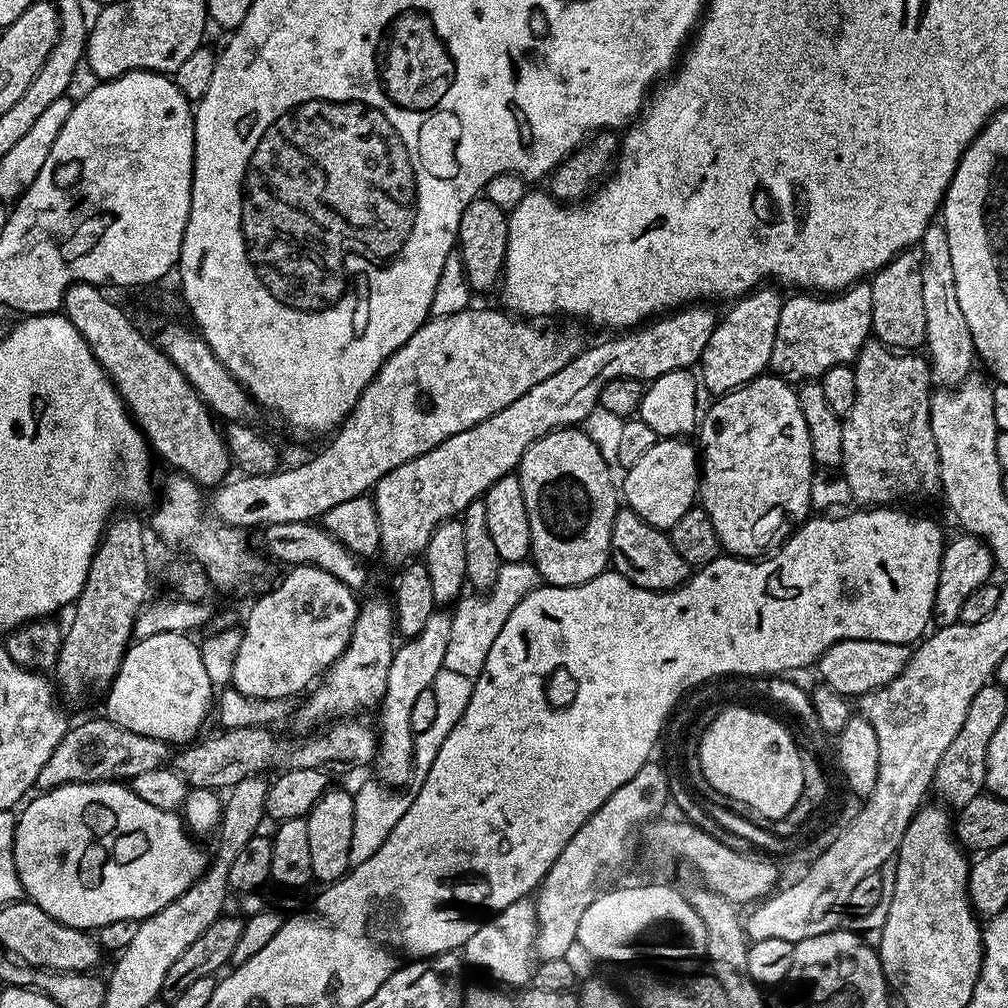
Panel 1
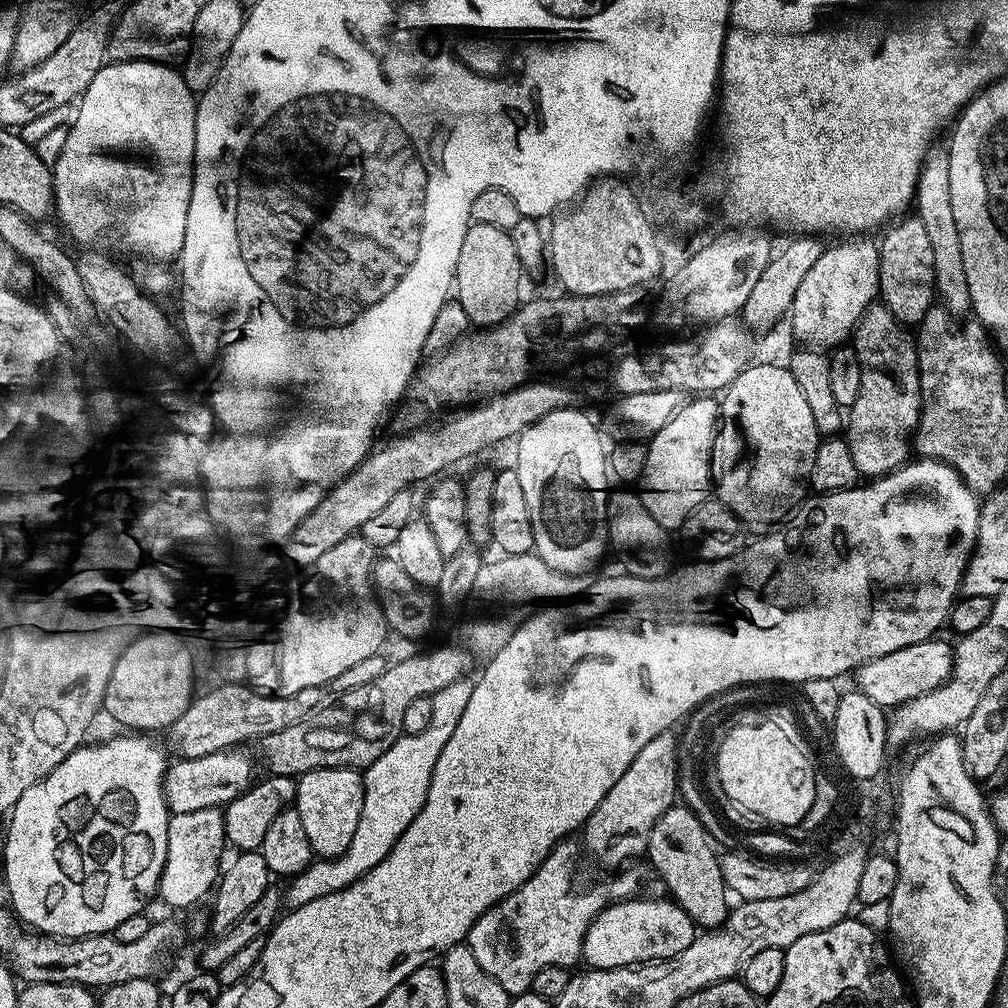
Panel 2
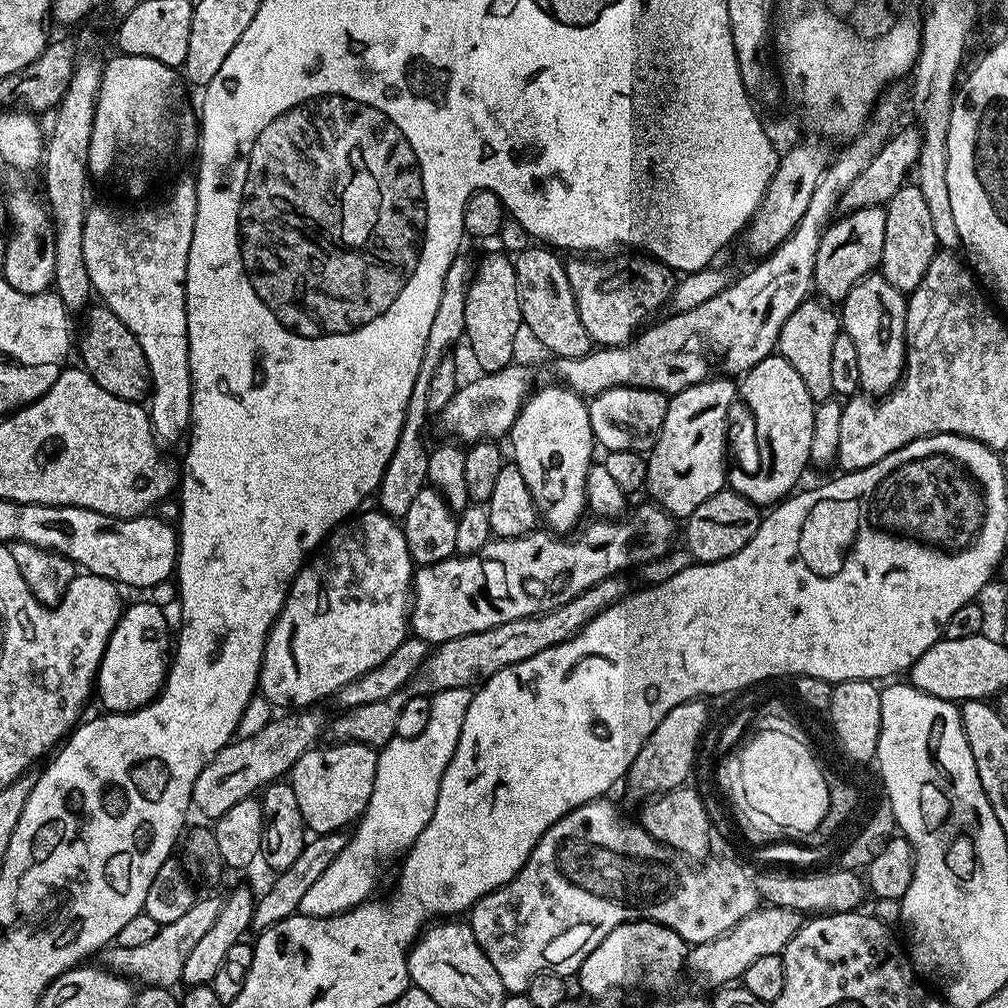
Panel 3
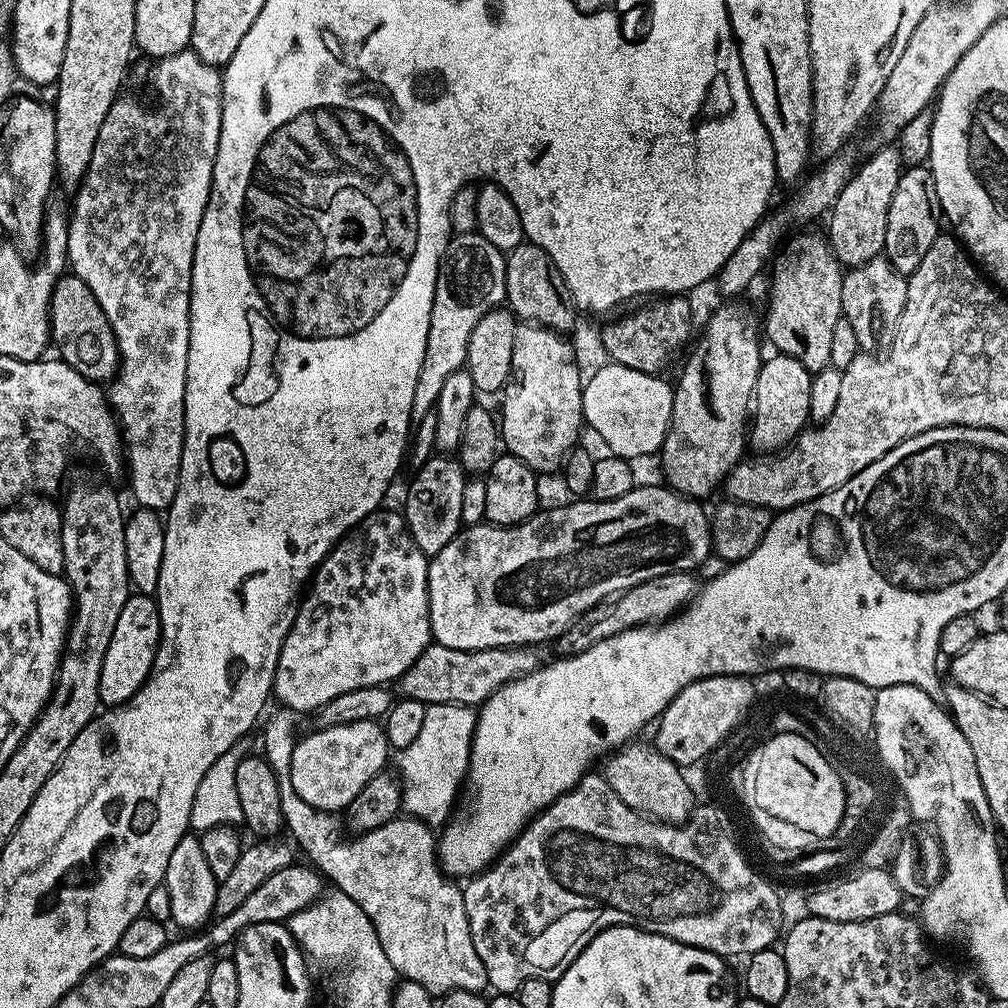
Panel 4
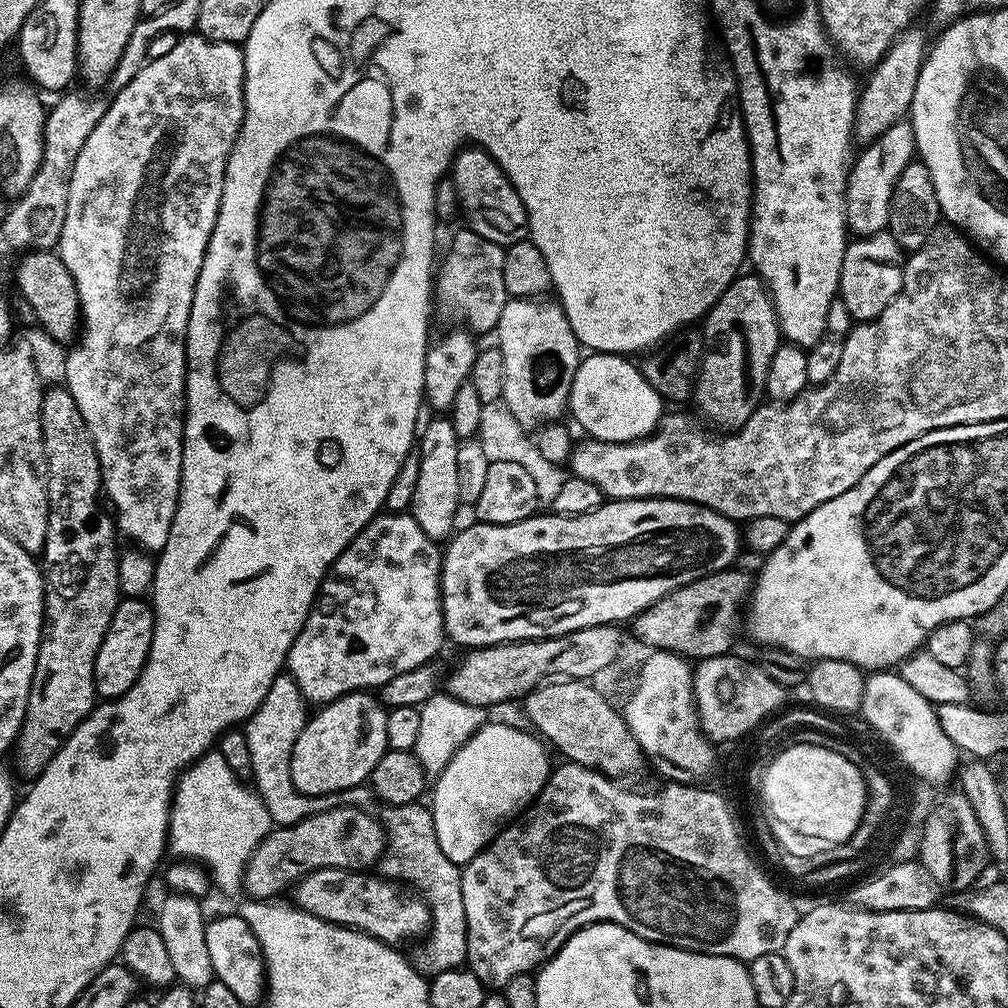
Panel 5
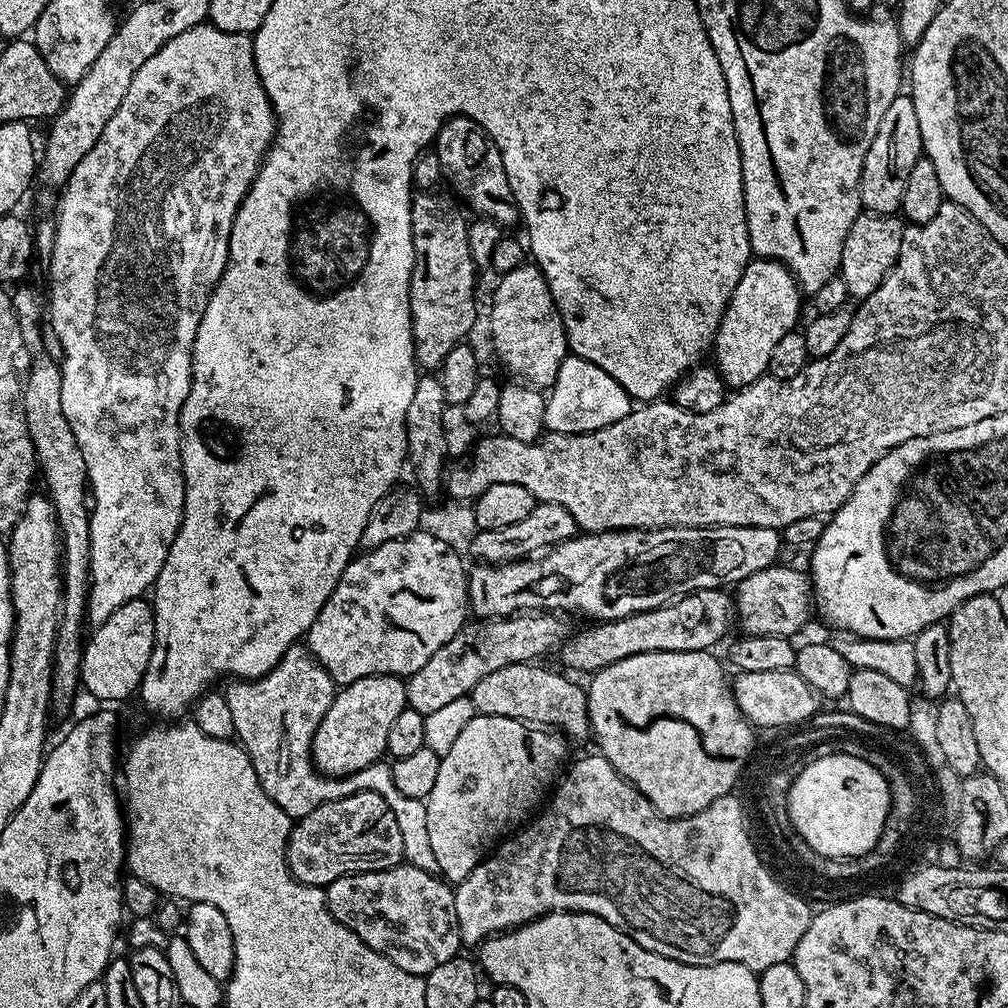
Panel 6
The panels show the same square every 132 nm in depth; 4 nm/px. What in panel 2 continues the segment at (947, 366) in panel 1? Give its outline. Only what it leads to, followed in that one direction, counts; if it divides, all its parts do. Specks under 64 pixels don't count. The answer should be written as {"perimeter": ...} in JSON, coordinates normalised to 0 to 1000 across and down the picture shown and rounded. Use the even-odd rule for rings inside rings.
{"perimeter":[[[926,145],[921,156],[913,165],[913,176],[909,179],[907,210],[913,215],[916,226],[927,251],[927,280],[932,301],[944,311],[945,314],[961,313],[962,284],[958,281],[958,263],[954,261],[954,240],[950,236],[950,220],[946,220],[946,204],[942,201],[942,157],[939,146]]]}

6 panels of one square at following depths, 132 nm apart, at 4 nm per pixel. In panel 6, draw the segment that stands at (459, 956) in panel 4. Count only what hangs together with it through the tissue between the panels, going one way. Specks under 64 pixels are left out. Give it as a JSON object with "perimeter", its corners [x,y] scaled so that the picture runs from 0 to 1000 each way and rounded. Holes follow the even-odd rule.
{"perimeter":[[[298,637],[288,640],[272,665],[263,671],[254,675],[231,674],[227,679],[230,680],[223,682],[221,688],[232,712],[233,733],[248,752],[260,784],[264,784],[285,810],[297,812],[328,794],[343,792],[352,786],[370,786],[383,795],[391,812],[395,812],[401,853],[413,861],[436,866],[435,851],[431,851],[427,827],[423,823],[425,799],[419,794],[403,792],[403,788],[396,786],[384,757],[368,758],[349,770],[322,770],[314,766],[310,756],[310,733],[323,704],[327,704],[331,696],[335,681],[305,641]]]}

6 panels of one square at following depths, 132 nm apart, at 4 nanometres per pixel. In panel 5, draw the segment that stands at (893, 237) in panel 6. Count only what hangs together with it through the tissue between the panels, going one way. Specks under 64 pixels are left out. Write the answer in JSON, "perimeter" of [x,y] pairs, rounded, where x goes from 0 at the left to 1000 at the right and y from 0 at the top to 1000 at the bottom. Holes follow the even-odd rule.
{"perimeter":[[[880,228],[854,234],[842,241],[835,256],[831,296],[839,300],[839,308],[843,308],[846,318],[863,319],[871,315],[871,312],[875,312],[883,300],[887,300],[897,283],[898,257],[897,247],[891,244],[889,237]]]}

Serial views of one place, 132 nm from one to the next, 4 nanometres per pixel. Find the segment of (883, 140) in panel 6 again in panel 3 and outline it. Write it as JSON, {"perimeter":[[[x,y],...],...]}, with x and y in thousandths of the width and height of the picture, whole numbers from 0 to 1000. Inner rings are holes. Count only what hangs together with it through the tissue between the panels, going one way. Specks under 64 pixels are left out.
{"perimeter":[[[876,205],[853,207],[847,212],[826,217],[817,227],[817,235],[812,244],[806,277],[809,289],[813,289],[813,293],[818,299],[836,300],[850,278],[866,273],[872,267],[875,240],[879,240],[879,212]]]}

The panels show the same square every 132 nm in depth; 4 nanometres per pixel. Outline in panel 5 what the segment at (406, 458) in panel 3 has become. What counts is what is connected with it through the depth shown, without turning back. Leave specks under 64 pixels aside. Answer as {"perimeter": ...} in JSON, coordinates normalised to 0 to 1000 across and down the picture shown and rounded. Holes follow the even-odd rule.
{"perimeter":[[[465,226],[449,234],[431,280],[431,306],[438,316],[450,323],[462,319],[461,324],[472,331],[491,328],[506,296],[498,273],[500,247]]]}

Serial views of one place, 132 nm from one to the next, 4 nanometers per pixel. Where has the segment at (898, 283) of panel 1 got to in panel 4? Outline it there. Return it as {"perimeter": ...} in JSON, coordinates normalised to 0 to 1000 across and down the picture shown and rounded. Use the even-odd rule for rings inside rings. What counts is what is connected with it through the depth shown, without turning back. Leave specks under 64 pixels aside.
{"perimeter":[[[920,165],[898,166],[891,177],[891,186],[887,188],[887,196],[883,196],[883,212],[879,212],[879,240],[876,253],[881,255],[887,268],[894,270],[898,276],[904,274],[907,268],[911,268],[911,264],[915,261],[915,256],[919,256],[923,244],[927,244],[927,236],[931,236],[935,232],[933,222],[935,223],[935,211],[924,167]]]}

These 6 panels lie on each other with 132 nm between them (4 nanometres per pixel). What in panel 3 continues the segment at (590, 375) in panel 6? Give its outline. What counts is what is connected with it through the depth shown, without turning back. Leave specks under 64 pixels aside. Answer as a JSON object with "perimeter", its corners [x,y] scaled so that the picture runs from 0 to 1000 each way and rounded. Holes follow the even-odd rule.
{"perimeter":[[[606,385],[597,391],[586,394],[583,401],[585,423],[592,441],[596,445],[625,446],[639,448],[651,439],[657,427],[657,419],[661,415],[664,394],[657,389],[644,385]]]}

